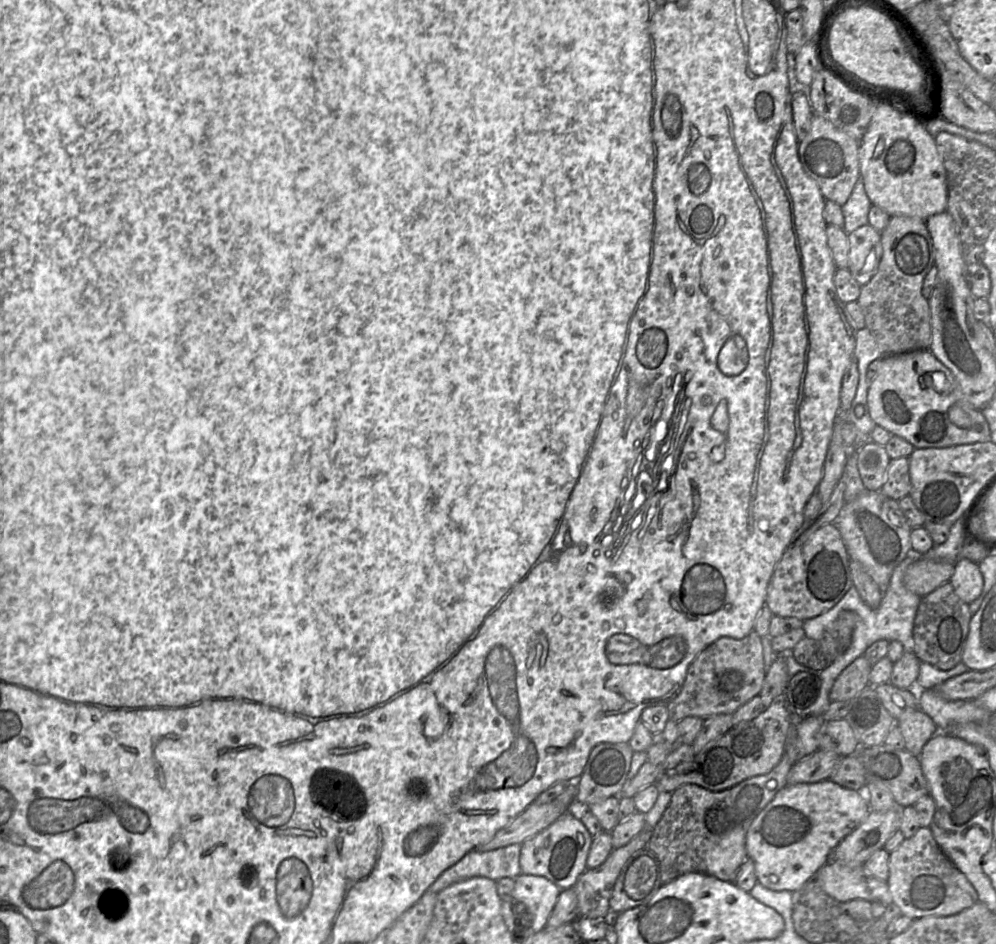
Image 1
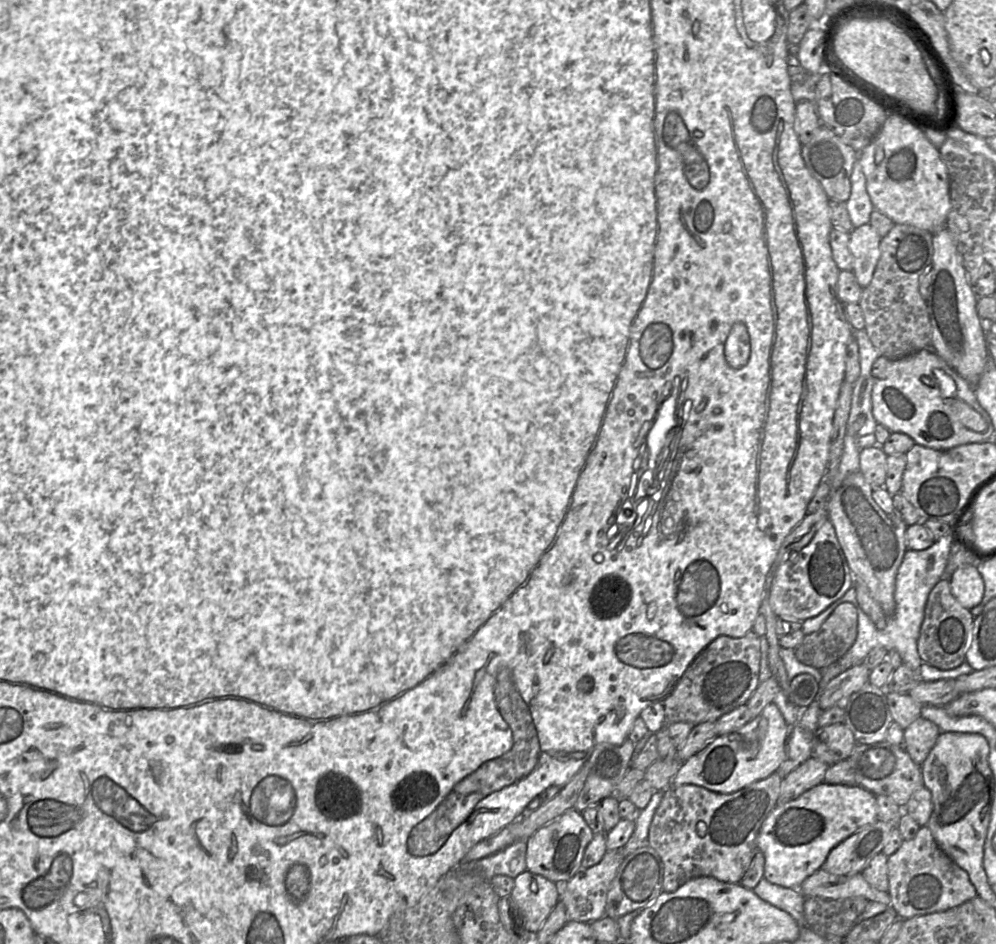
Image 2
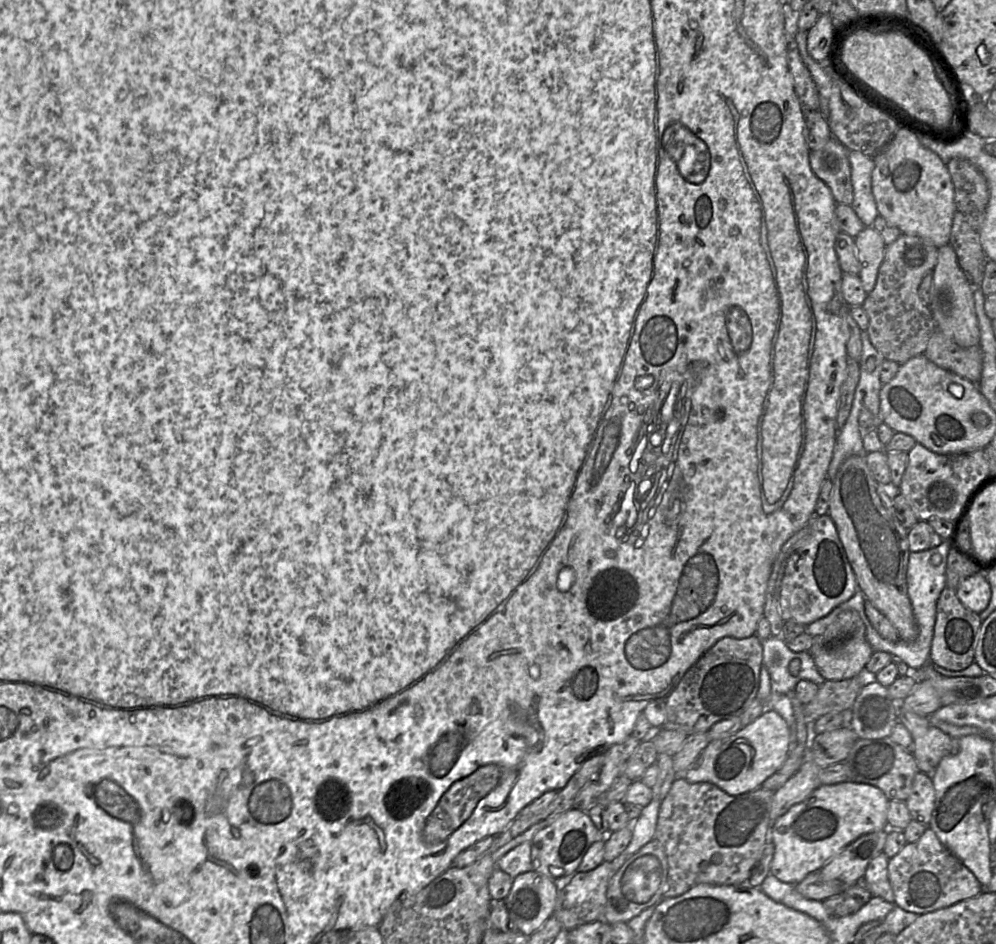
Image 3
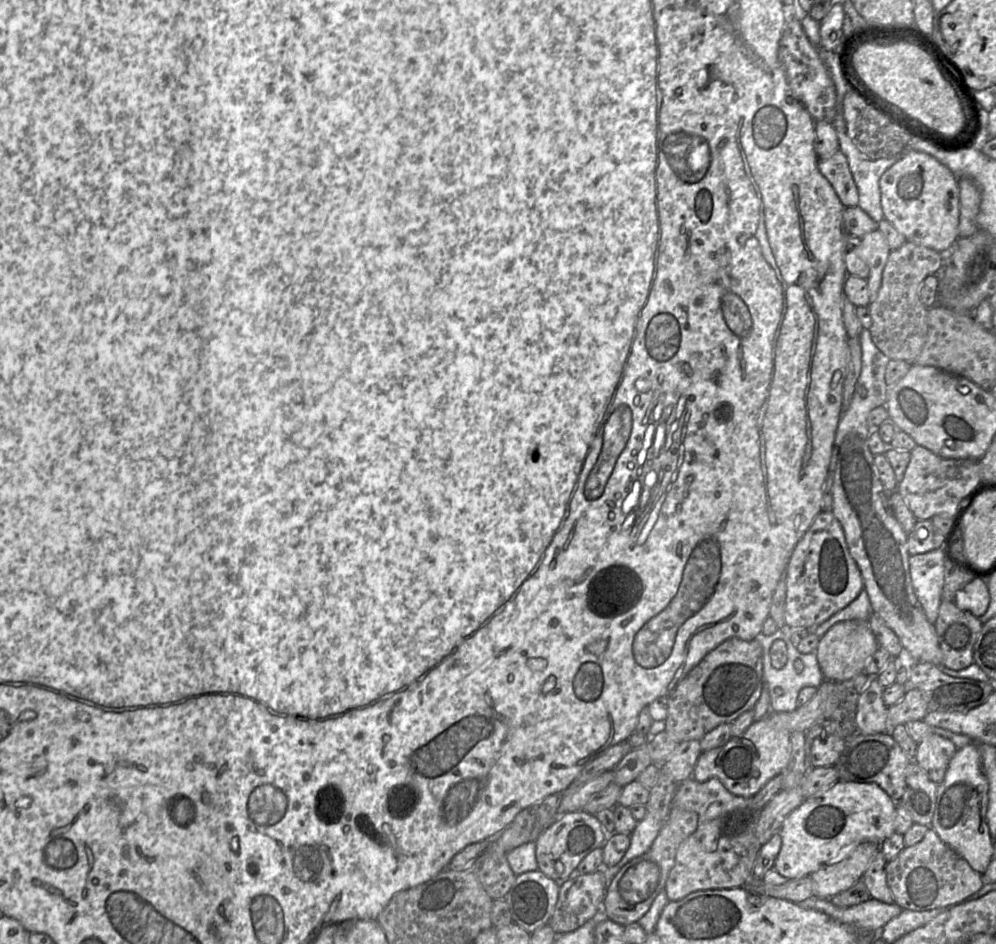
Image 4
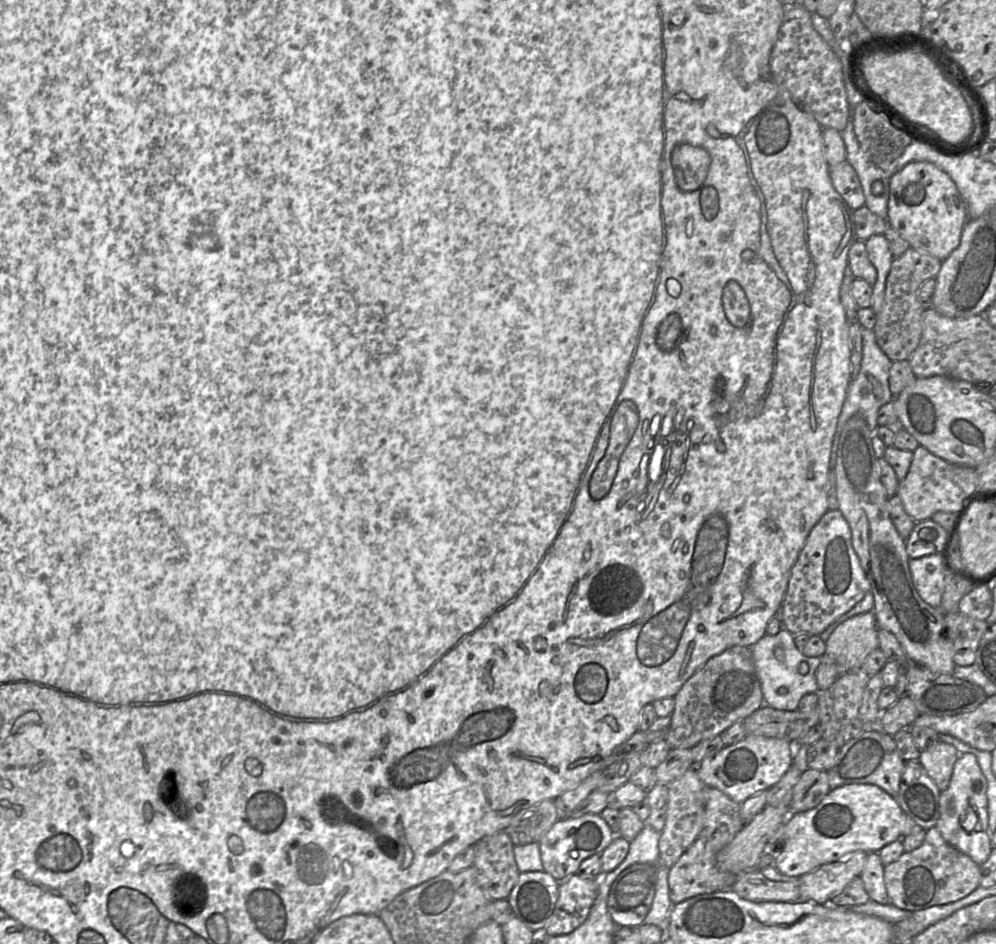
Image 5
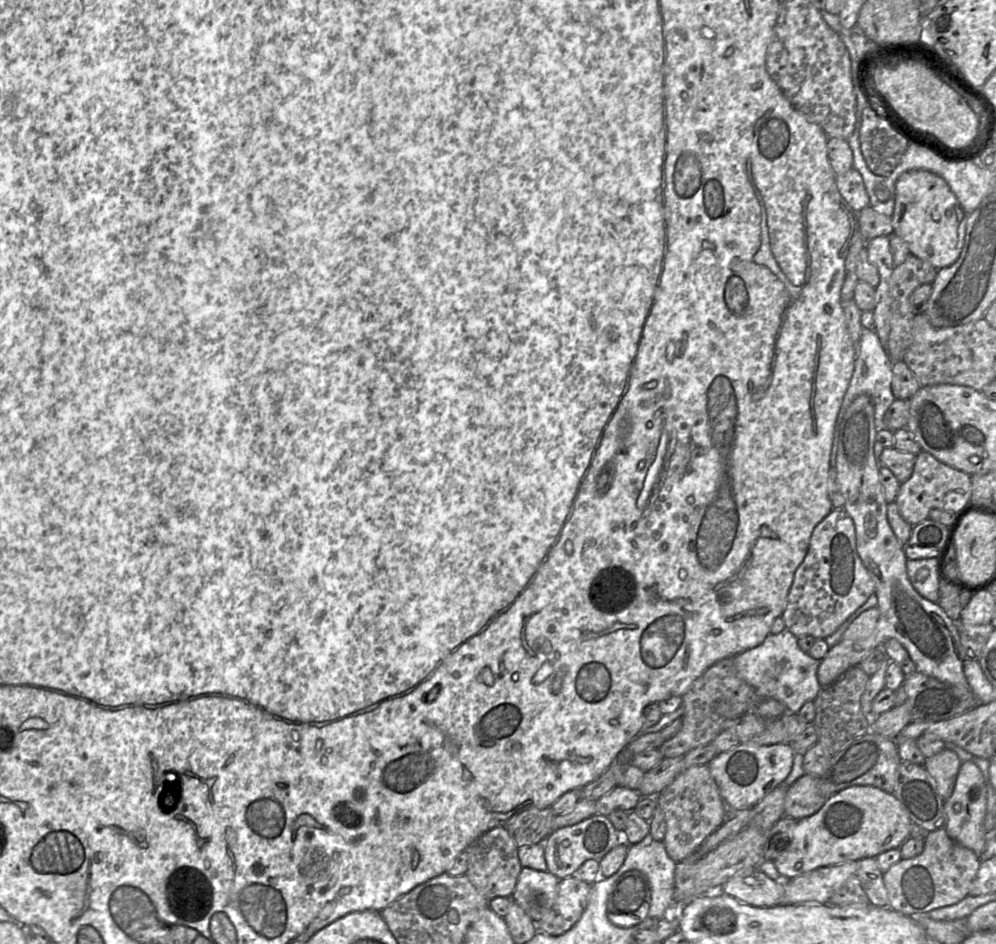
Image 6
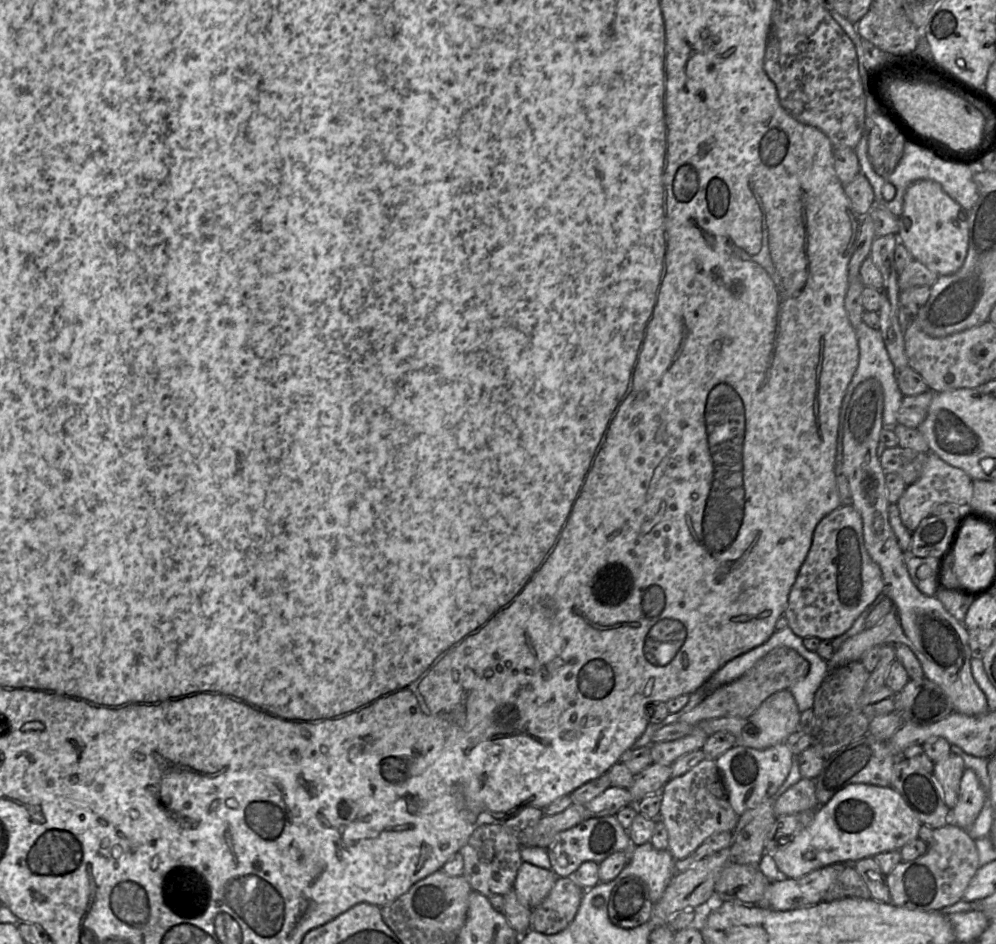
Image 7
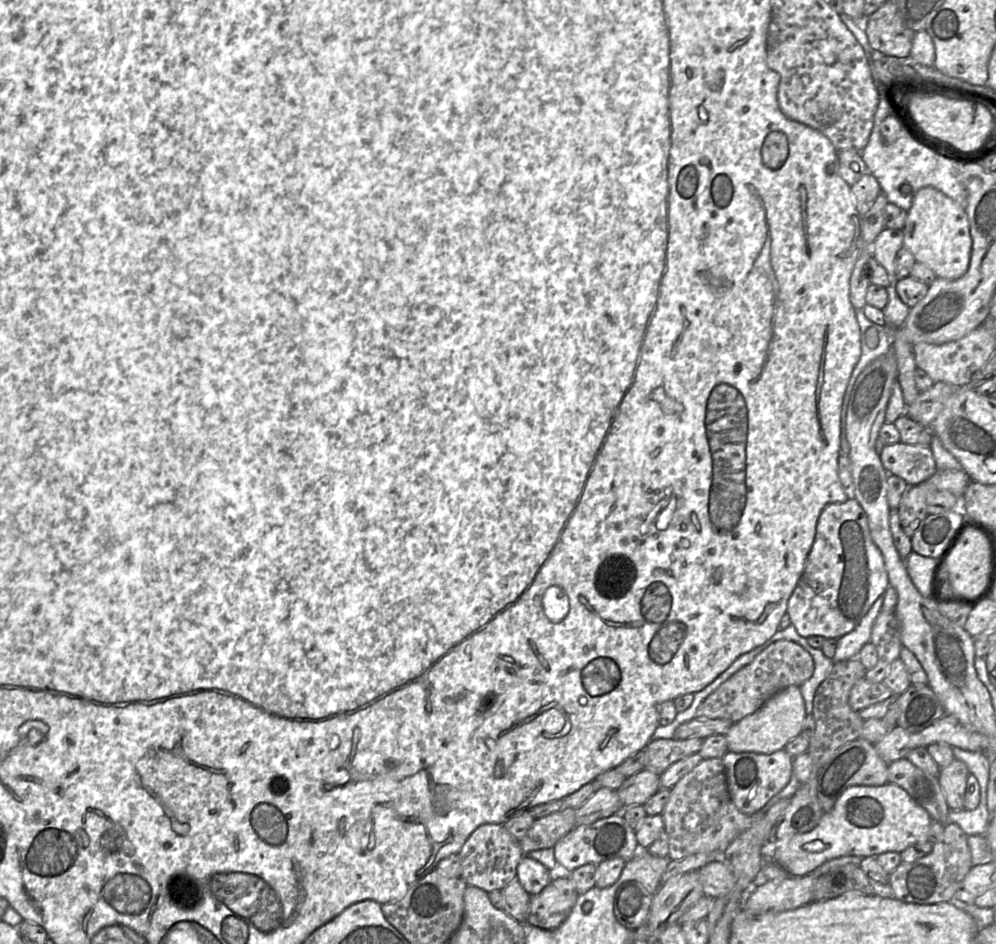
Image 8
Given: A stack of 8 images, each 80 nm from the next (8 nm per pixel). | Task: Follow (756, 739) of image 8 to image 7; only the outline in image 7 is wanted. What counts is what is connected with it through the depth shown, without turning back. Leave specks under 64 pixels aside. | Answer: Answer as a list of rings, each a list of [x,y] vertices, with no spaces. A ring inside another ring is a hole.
[[[788,689],[774,693],[747,718],[746,726],[736,737],[736,746],[763,750],[785,743],[791,734],[799,730],[800,715]]]

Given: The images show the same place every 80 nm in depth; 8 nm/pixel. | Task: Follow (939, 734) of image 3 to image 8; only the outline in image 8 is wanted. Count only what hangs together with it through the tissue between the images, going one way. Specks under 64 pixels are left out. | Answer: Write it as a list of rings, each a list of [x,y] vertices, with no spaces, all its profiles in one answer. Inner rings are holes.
[[[956,758],[948,766],[940,769],[937,775],[938,782],[951,810],[964,809],[964,798],[969,774],[966,764]]]

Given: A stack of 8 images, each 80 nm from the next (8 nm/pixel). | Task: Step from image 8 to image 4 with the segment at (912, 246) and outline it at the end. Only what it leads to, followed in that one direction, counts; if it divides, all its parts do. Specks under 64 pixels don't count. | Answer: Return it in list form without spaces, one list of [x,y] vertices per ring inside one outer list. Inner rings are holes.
[[[906,150],[880,177],[881,206],[887,219],[907,241],[947,254],[959,238],[958,178],[933,156]]]

